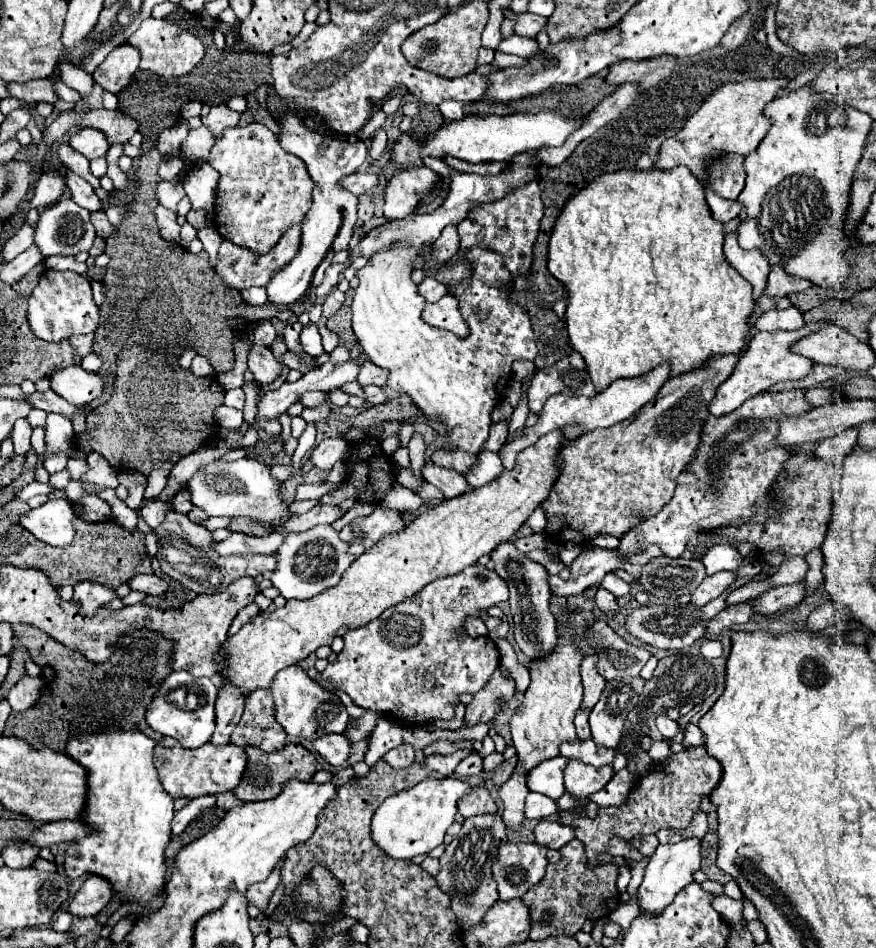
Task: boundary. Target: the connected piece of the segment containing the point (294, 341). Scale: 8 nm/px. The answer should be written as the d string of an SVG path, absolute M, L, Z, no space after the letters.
M288 323L286 327L284 327L284 331L282 331L282 335L284 335L284 341L286 341L286 347L288 349L292 349L292 351L298 351L306 361L310 361L312 357L308 355L308 353L304 353L304 349L300 347L300 343L298 343L298 337L300 337L300 331L302 331L302 323Z

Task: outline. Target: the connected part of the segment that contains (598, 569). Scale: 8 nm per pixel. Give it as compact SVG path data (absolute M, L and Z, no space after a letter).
M586 547L572 563L570 579L560 579L558 575L550 575L550 587L554 595L578 595L590 585L600 585L602 577L616 567L626 565L624 559L618 559L616 551Z

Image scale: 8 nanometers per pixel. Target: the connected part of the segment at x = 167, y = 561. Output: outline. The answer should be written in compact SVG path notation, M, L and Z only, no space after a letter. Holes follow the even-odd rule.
M166 509L166 517L164 523L160 527L156 527L156 537L158 537L158 561L160 561L160 569L176 579L178 583L182 583L186 589L194 591L194 593L206 593L206 595L214 595L224 591L232 581L248 575L248 577L258 577L264 571L272 571L276 567L276 559L274 555L228 555L228 557L220 557L212 547L210 547L210 531L206 531L202 525L192 523L186 515L176 513L174 509ZM162 533L174 533L178 539L182 539L184 543L164 543L162 541Z

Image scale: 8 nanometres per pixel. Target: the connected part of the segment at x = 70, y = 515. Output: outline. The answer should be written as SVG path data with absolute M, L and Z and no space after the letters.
M50 499L42 507L30 509L20 515L18 523L42 543L66 547L74 539L74 519L76 513L68 499Z

